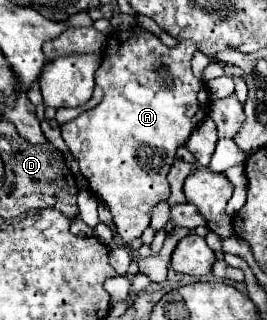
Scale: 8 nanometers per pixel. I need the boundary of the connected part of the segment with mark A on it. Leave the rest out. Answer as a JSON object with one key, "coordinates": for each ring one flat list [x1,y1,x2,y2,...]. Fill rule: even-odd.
{"coordinates":[[135,27,125,37,111,37,105,51,103,63,95,73,95,84,103,89,101,103,63,123,61,133,71,155,79,161,79,171,89,181,89,189,109,205,119,239,123,243,131,243,149,227,151,207,169,199,171,189,167,173,175,161,175,151,187,141,197,123,207,117,211,99,203,83,191,73,191,59,197,53,191,39,177,39,177,43,169,47,155,33]]}

